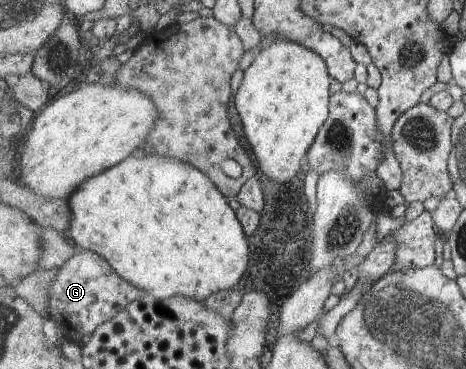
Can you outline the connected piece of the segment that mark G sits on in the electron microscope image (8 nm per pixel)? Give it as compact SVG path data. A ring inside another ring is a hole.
M83 250L68 260L53 280L48 316L60 326L60 330L64 330L68 340L83 346L99 326L116 318L142 293L134 284L124 280L103 256Z

